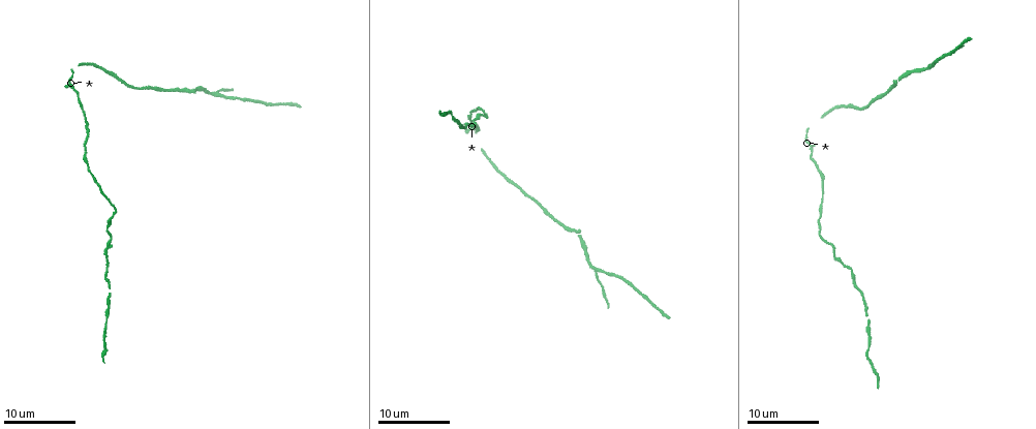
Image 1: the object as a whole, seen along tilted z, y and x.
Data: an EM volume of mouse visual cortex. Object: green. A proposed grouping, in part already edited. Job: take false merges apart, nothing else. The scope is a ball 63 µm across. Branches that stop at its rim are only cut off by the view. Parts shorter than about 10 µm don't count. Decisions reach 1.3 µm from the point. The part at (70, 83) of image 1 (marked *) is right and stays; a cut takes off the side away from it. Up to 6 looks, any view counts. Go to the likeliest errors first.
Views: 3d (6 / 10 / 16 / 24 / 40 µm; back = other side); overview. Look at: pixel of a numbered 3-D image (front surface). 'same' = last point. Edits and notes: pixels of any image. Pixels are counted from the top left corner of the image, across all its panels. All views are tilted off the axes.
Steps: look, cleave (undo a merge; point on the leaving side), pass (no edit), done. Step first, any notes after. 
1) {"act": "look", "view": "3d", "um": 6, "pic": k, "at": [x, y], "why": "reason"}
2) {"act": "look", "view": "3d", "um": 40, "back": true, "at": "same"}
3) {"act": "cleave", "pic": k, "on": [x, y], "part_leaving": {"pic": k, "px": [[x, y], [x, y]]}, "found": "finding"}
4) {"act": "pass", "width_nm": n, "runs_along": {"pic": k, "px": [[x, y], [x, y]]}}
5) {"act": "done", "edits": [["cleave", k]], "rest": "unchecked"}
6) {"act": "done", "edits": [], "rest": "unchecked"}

{"act": "look", "view": "3d", "um": 10, "pic": 1, "at": [111, 294], "why": "calibre changes"}

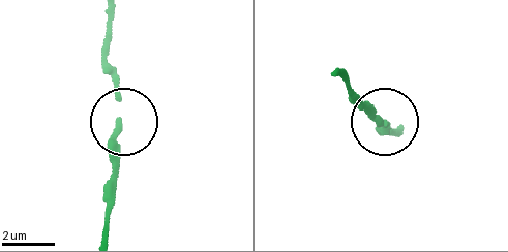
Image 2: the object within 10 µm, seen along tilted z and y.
{"act": "look", "view": "3d", "um": 6, "pic": 2, "at": [380, 120], "why": "closer look"}

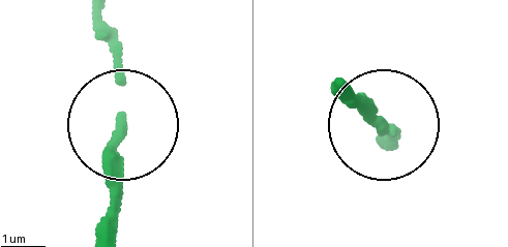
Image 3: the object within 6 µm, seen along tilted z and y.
{"act": "pass", "found": "all the same neuron"}

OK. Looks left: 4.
{"act": "look", "view": "3d", "um": 16, "pic": 1, "at": [571, 228], "why": "side arm on a straight run"}

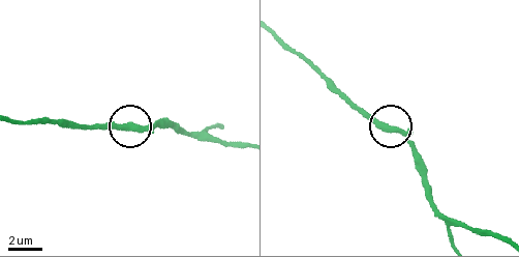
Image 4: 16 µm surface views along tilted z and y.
{"act": "pass", "width_nm": 300, "found": "continuous, no second neuron"}

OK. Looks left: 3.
{"act": "look", "view": "3d", "um": 6, "pic": 1, "at": [834, 249], "why": "sudden change in width"}

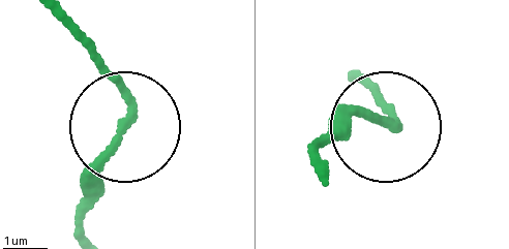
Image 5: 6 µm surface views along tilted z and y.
{"act": "look", "view": "3d", "um": 6, "back": true, "pic": 5, "at": [125, 126]}

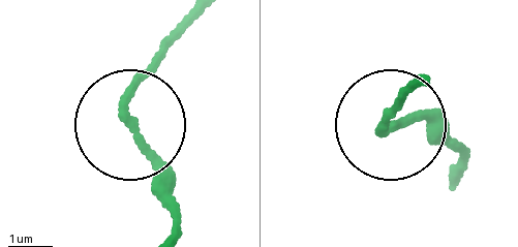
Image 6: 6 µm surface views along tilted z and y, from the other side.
{"act": "pass", "runs_along": {"pic": 6, "px": [[422, 87], [384, 122], [406, 120], [460, 148]]}, "found": "continuous, no second neuron"}

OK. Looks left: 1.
{"act": "done", "edits": [], "rest": "unchecked"}

